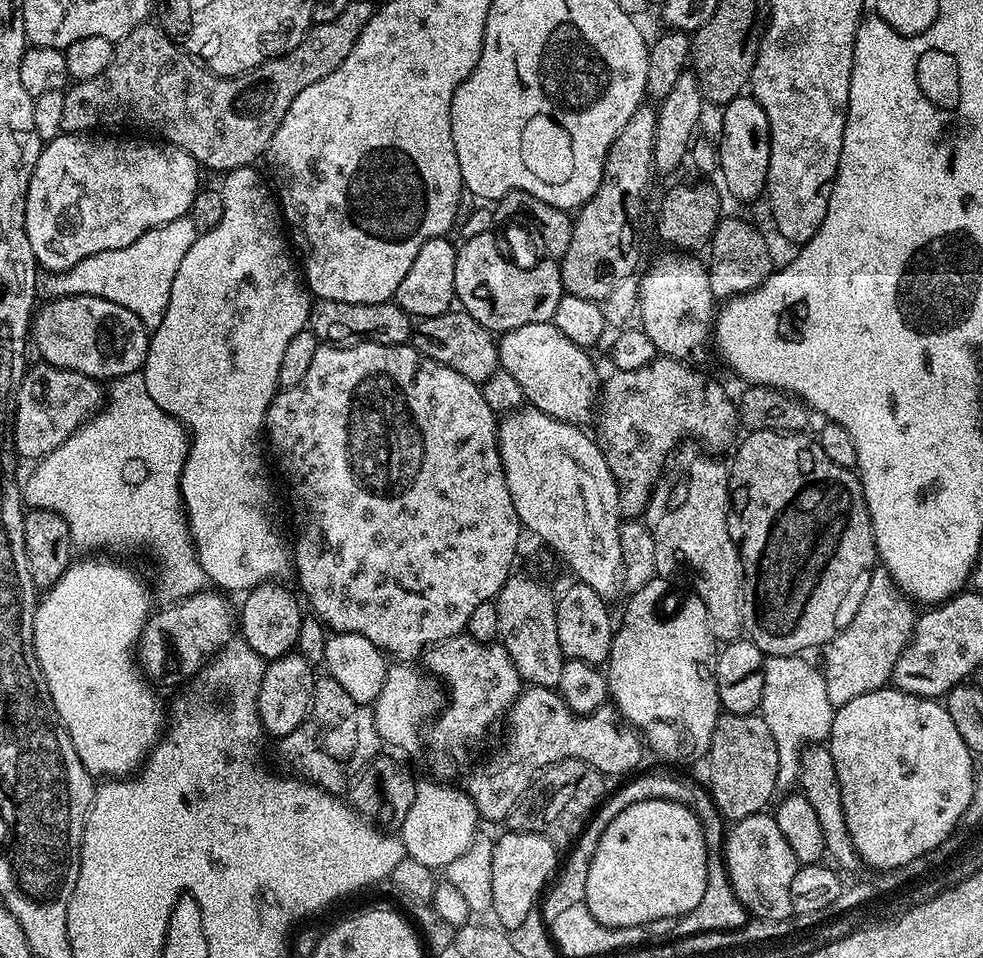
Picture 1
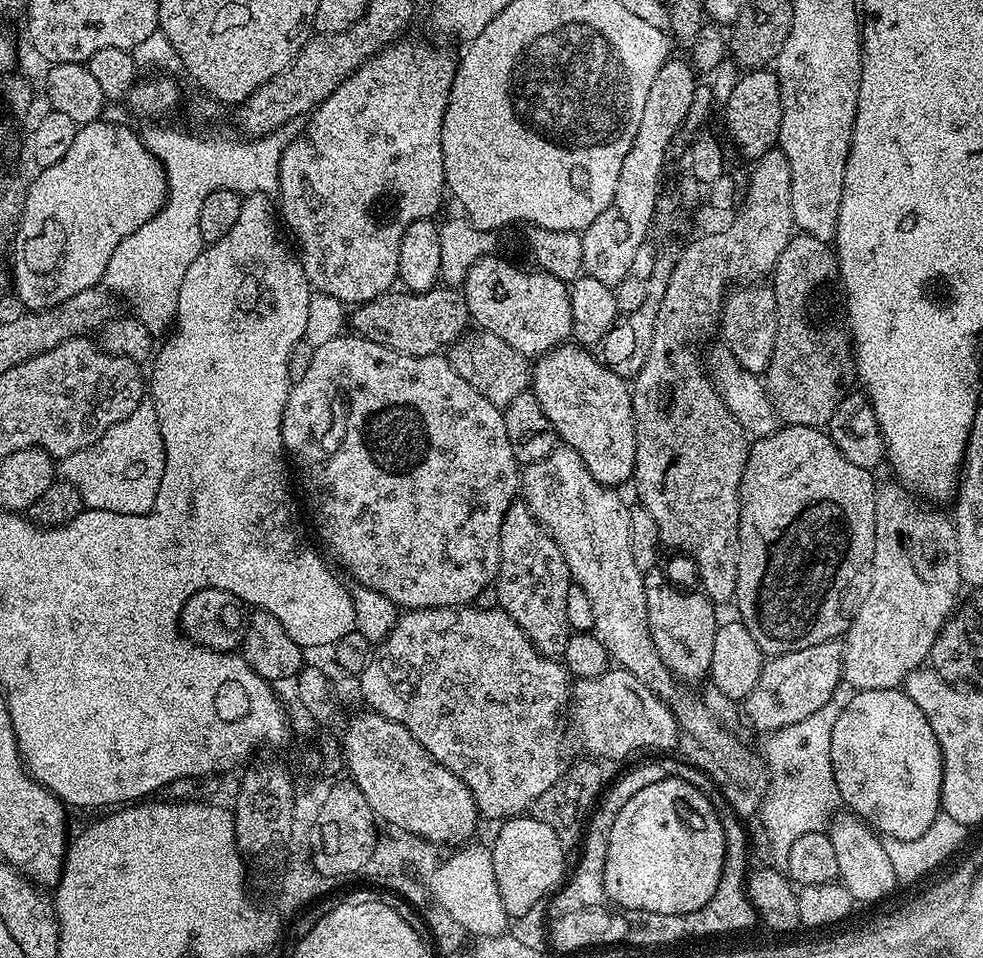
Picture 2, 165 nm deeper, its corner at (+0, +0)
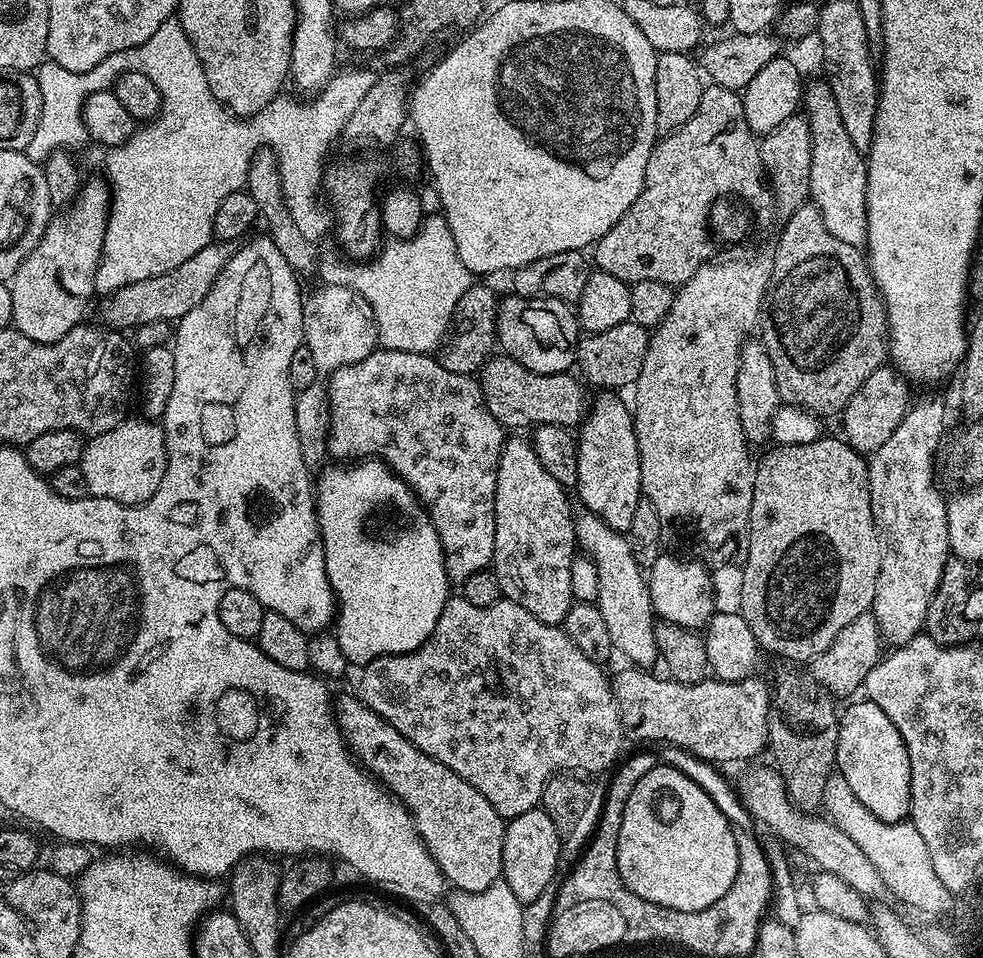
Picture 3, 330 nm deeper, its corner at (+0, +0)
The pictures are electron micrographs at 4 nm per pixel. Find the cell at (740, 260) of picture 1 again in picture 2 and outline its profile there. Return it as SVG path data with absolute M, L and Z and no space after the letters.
M748 282L733 287L725 295L724 304L720 307L718 332L724 335L723 347L728 348L734 358L738 358L742 370L763 374L770 366L770 354L774 354L777 322L774 290L764 282Z

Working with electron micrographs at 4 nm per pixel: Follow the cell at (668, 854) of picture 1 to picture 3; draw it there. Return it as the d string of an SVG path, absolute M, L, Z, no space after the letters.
M664 762L657 763L656 767L646 774L642 774L642 779L634 786L630 798L626 798L626 810L622 810L622 830L618 830L618 854L616 857L618 858L618 874L631 892L638 894L638 898L642 898L646 902L654 902L658 906L670 908L674 912L706 910L706 906L718 902L718 898L722 898L722 894L726 894L726 890L730 890L730 886L740 869L740 851L734 842L731 826L722 814L720 804L708 797L689 776L680 771L679 767L672 765L671 768Z

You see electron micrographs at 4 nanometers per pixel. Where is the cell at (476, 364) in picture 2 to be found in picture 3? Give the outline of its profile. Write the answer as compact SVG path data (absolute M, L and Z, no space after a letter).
M496 354L480 369L478 383L490 414L494 414L496 421L503 424L505 429L524 430L520 428L560 424L572 430L583 421L590 407L590 396L584 393L585 385L573 376L568 372L538 374L534 370L526 370L526 366L506 355Z

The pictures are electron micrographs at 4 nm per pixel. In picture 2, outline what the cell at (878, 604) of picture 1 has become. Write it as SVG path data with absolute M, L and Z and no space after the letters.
M880 482L876 485L874 498L876 537L874 538L874 554L870 561L872 585L869 586L860 609L853 616L851 613L846 624L846 631L842 636L843 683L849 689L861 692L900 688L904 679L928 660L930 650L934 646L934 638L938 638L942 626L948 617L953 615L957 607L955 606L956 595L959 594L960 588L962 589L955 523L949 517L947 520L946 517L939 516L932 509L935 507L921 502L899 482L891 483Z

